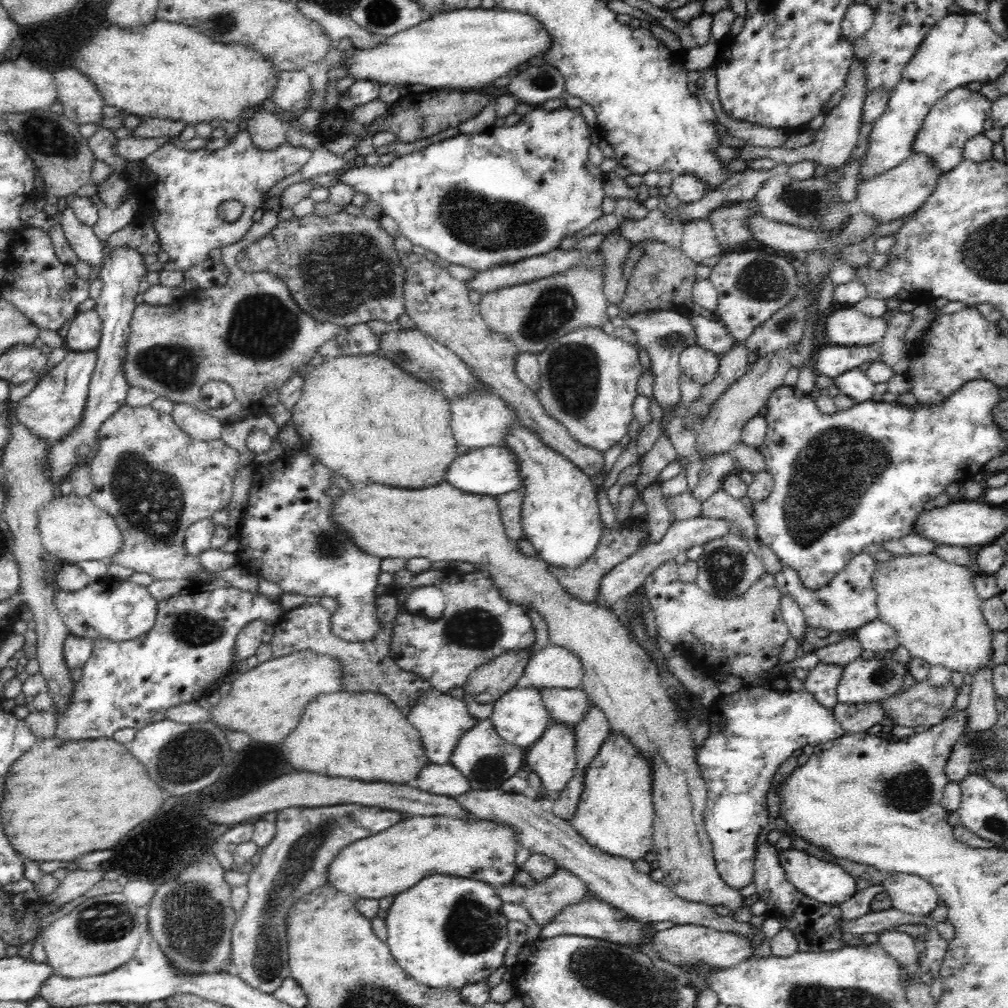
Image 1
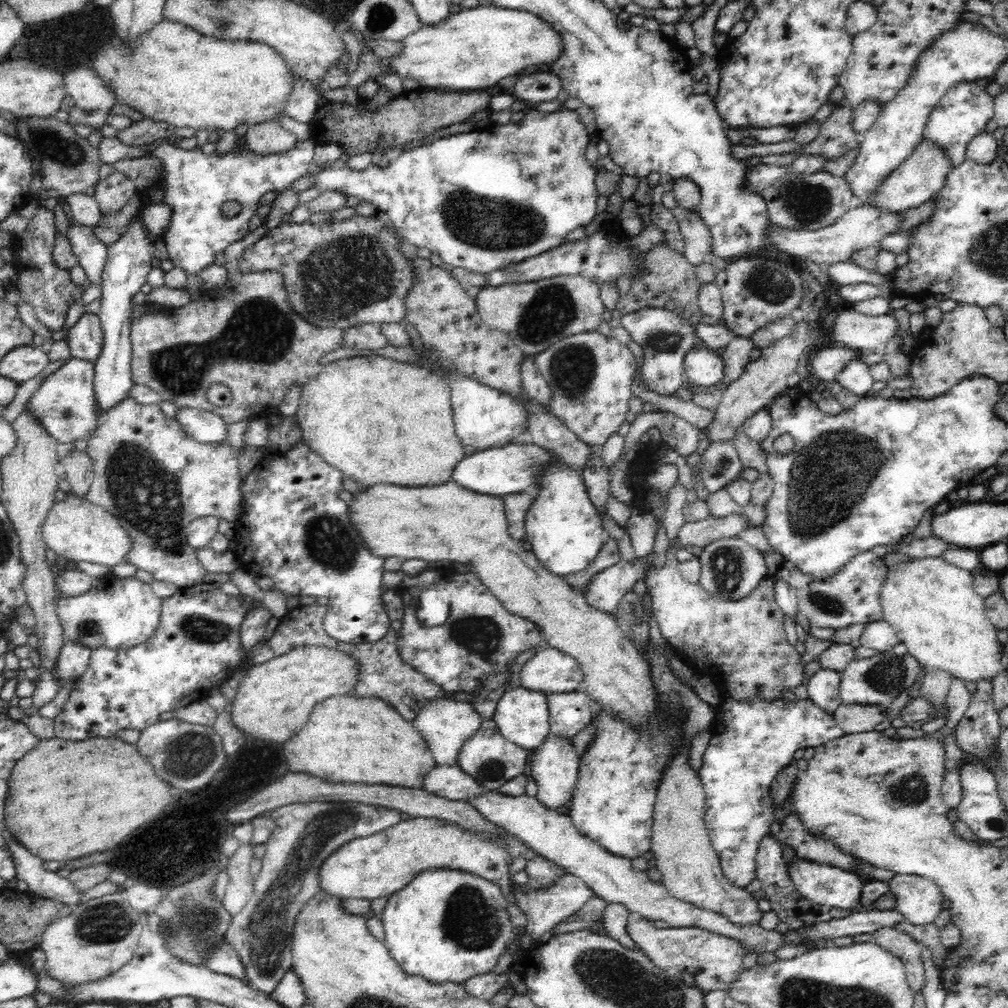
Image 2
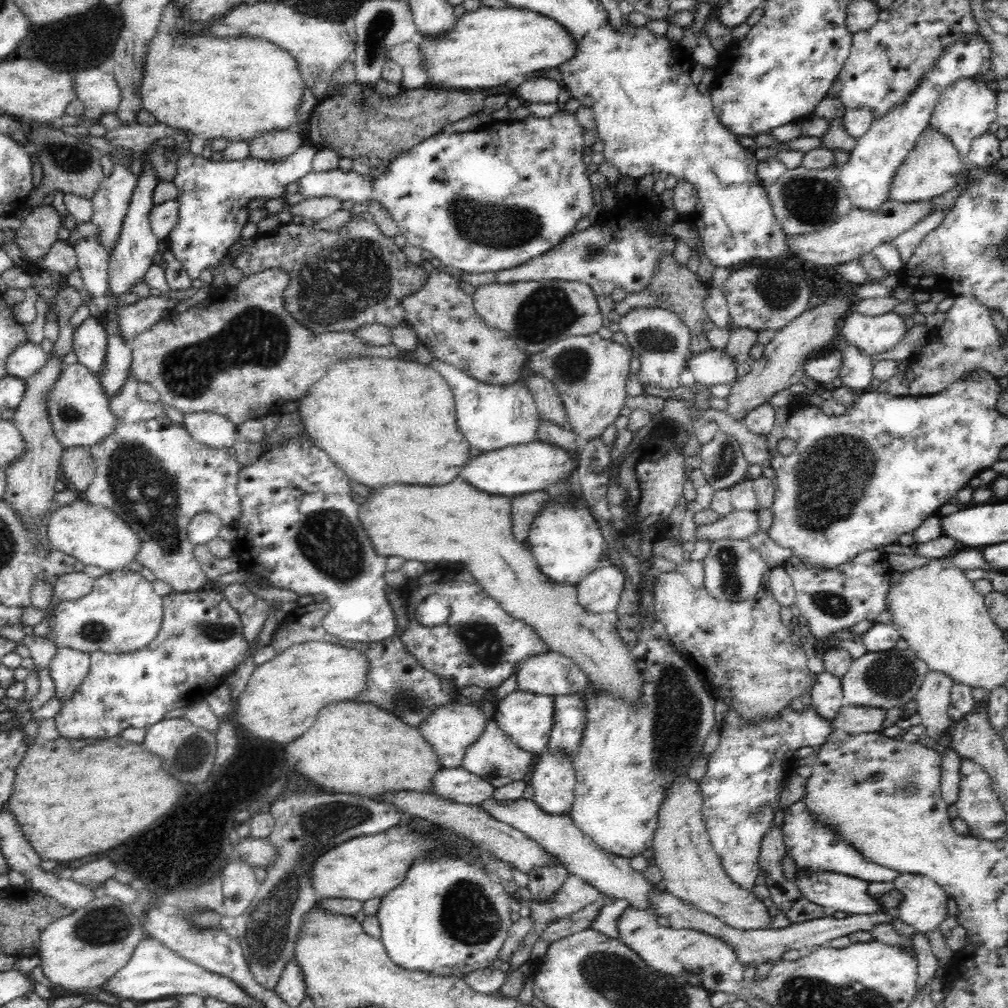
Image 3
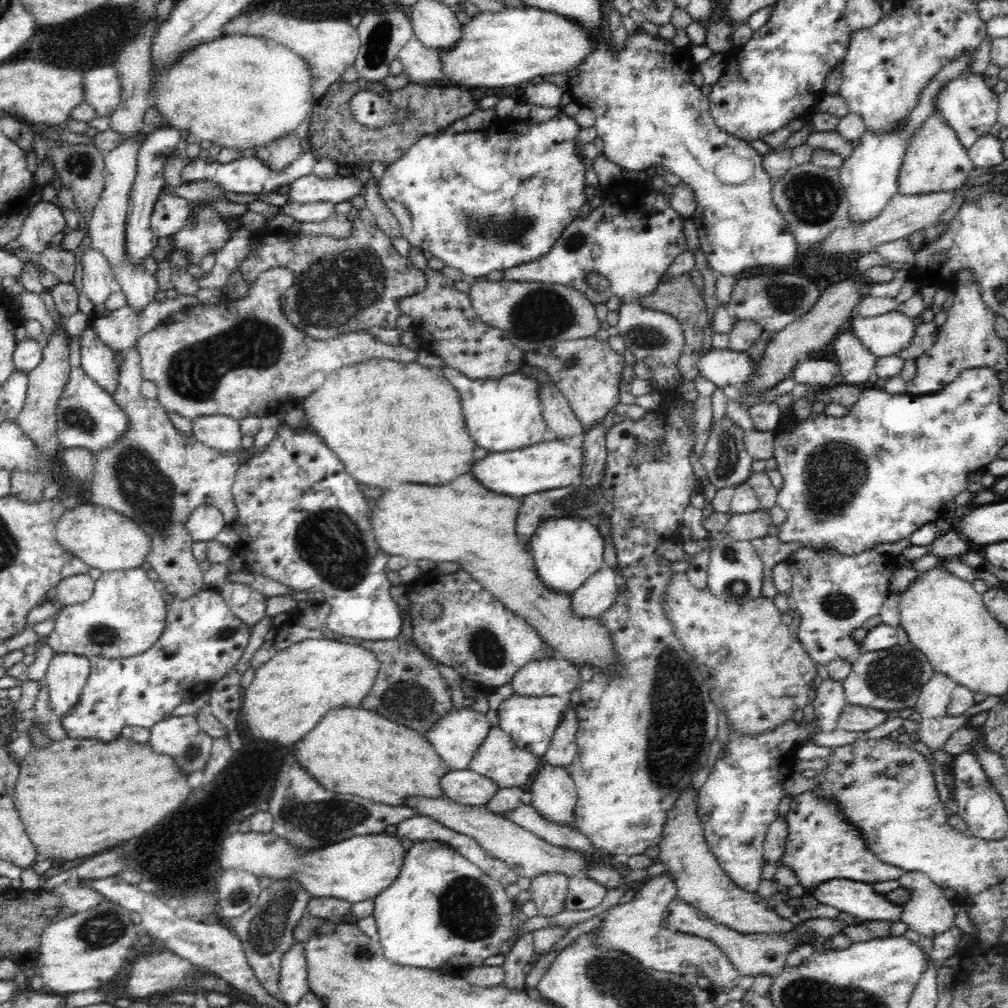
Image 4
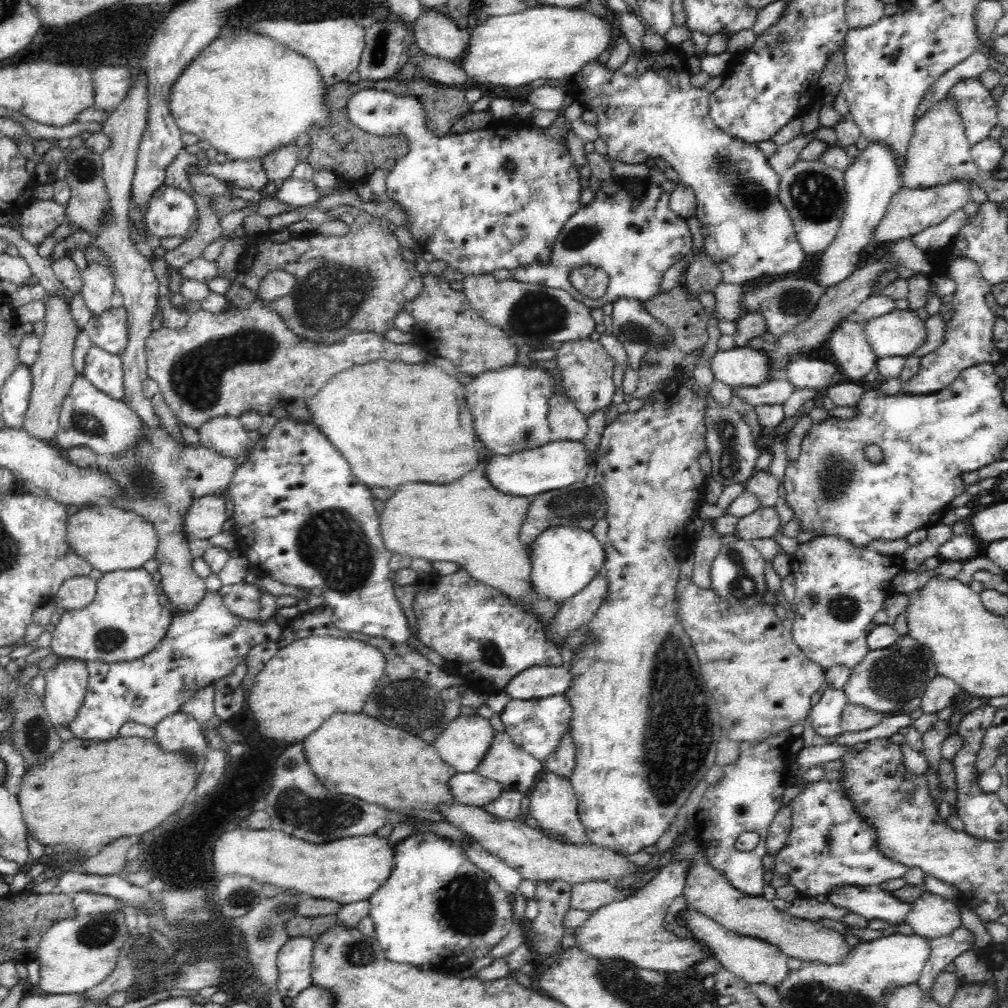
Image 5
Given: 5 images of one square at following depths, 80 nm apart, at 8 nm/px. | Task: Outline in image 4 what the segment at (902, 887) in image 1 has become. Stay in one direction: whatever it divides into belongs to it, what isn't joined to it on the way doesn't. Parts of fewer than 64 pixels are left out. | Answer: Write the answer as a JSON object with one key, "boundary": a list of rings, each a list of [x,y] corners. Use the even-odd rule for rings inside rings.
{"boundary":[[[920,871],[906,872],[898,878],[900,886],[910,891],[910,900],[902,905],[901,921],[922,936],[934,938],[955,926],[955,900],[946,898],[938,884]]]}

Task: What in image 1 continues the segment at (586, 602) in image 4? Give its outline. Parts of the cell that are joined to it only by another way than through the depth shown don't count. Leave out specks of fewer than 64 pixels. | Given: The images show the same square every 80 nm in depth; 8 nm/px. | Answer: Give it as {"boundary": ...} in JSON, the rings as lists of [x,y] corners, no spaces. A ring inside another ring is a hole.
{"boundary":[[[698,517],[682,521],[676,521],[670,524],[663,539],[657,543],[649,543],[644,548],[633,552],[626,560],[619,562],[612,570],[609,570],[600,583],[600,592],[598,592],[598,601],[606,609],[612,609],[616,601],[627,598],[638,588],[642,587],[646,578],[652,574],[661,564],[667,560],[674,559],[678,554],[685,552],[693,546],[703,547],[706,542],[714,538],[720,538],[725,534],[735,531],[732,523],[726,519]]]}

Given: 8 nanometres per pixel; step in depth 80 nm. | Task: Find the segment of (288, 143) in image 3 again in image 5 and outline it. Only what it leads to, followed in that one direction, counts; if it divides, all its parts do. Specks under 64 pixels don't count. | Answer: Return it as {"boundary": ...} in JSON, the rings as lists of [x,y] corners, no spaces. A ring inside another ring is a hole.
{"boundary":[[[297,142],[266,154],[262,163],[268,182],[279,185],[289,179],[303,156],[304,152],[297,146]]]}

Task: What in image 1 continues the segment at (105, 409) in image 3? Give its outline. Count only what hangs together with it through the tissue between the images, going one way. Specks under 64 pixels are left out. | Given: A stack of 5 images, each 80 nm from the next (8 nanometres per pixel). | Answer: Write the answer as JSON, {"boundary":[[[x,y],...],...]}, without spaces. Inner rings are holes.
{"boundary":[[[69,350],[64,359],[42,378],[38,385],[17,405],[17,420],[28,427],[34,435],[46,438],[51,442],[62,440],[66,434],[82,422],[86,408],[86,398],[97,361],[97,351],[74,352]]]}

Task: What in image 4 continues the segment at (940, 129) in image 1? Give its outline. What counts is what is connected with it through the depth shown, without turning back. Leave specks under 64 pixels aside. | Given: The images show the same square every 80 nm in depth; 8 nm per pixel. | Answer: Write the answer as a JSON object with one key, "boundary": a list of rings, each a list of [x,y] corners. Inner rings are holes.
{"boundary":[[[966,74],[951,80],[938,94],[936,110],[941,118],[954,130],[965,150],[970,150],[981,137],[989,132],[997,122],[999,114],[999,95],[990,88],[983,74]]]}

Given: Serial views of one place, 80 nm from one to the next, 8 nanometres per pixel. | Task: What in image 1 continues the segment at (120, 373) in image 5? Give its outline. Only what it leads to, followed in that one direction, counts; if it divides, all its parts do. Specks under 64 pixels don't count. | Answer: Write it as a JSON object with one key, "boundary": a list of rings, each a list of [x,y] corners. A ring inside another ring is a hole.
{"boundary":[[[96,309],[78,313],[71,321],[65,344],[74,352],[97,350],[101,338],[102,321]]]}

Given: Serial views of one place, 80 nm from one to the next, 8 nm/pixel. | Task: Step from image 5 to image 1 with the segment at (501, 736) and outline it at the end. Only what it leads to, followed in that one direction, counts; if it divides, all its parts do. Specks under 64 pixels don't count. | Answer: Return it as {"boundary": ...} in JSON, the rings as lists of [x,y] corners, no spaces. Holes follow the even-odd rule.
{"boundary":[[[488,718],[478,721],[471,730],[468,730],[466,734],[462,734],[450,757],[450,764],[468,778],[472,789],[498,789],[503,782],[506,782],[508,778],[514,776],[522,768],[525,751],[522,747],[506,742]]]}

